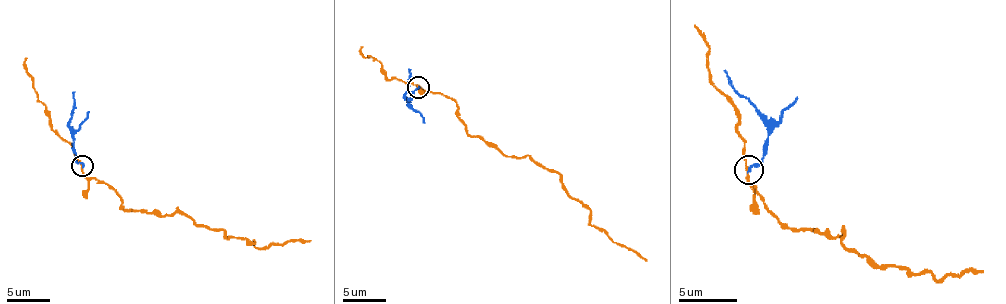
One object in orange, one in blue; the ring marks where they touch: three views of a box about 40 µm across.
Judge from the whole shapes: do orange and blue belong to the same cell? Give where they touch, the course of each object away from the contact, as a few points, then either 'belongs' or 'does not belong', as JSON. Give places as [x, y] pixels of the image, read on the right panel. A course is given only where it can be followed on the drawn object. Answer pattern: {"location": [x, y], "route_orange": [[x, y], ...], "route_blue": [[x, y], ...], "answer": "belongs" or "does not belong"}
{"location": [749, 170], "route_orange": [[746, 169], [761, 201], [790, 227], [843, 233], [840, 242], [869, 259], [928, 271], [936, 280], [983, 271]], "route_blue": [[749, 169], [761, 160], [767, 122], [738, 93], [723, 69]], "answer": "does not belong"}

